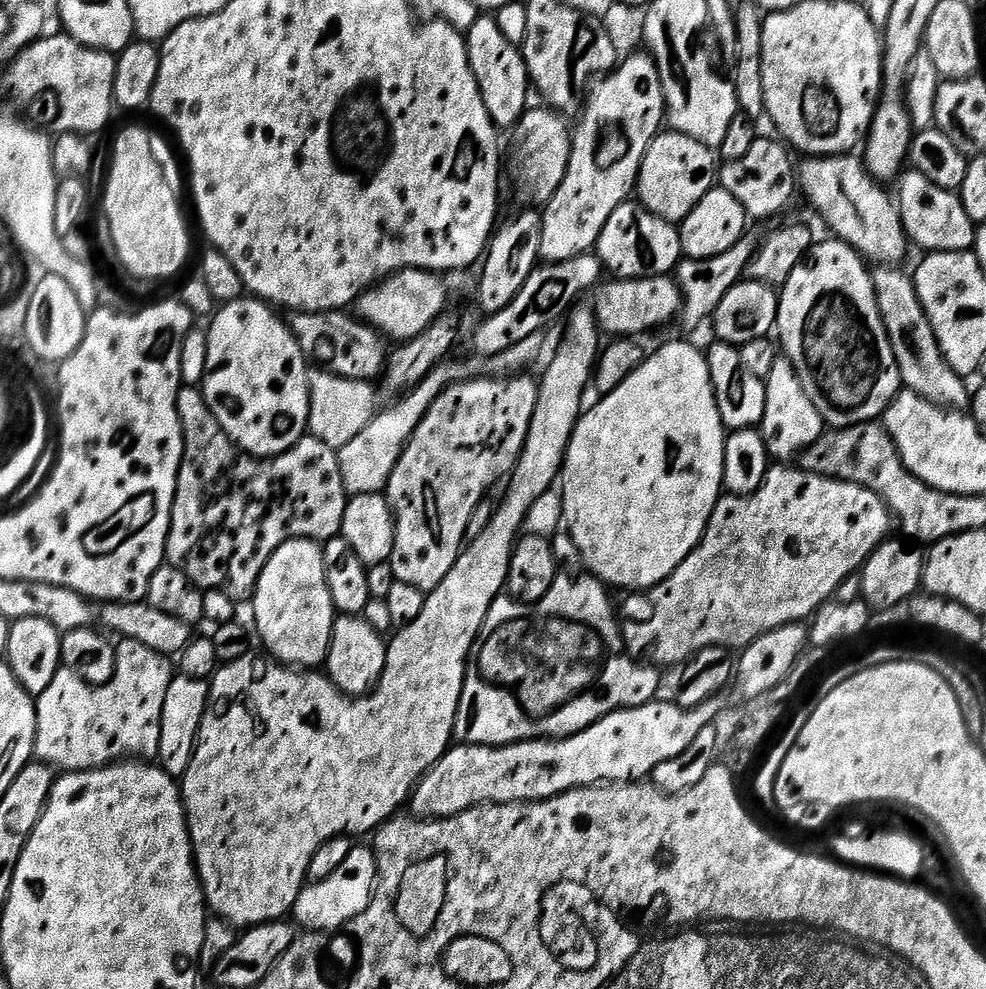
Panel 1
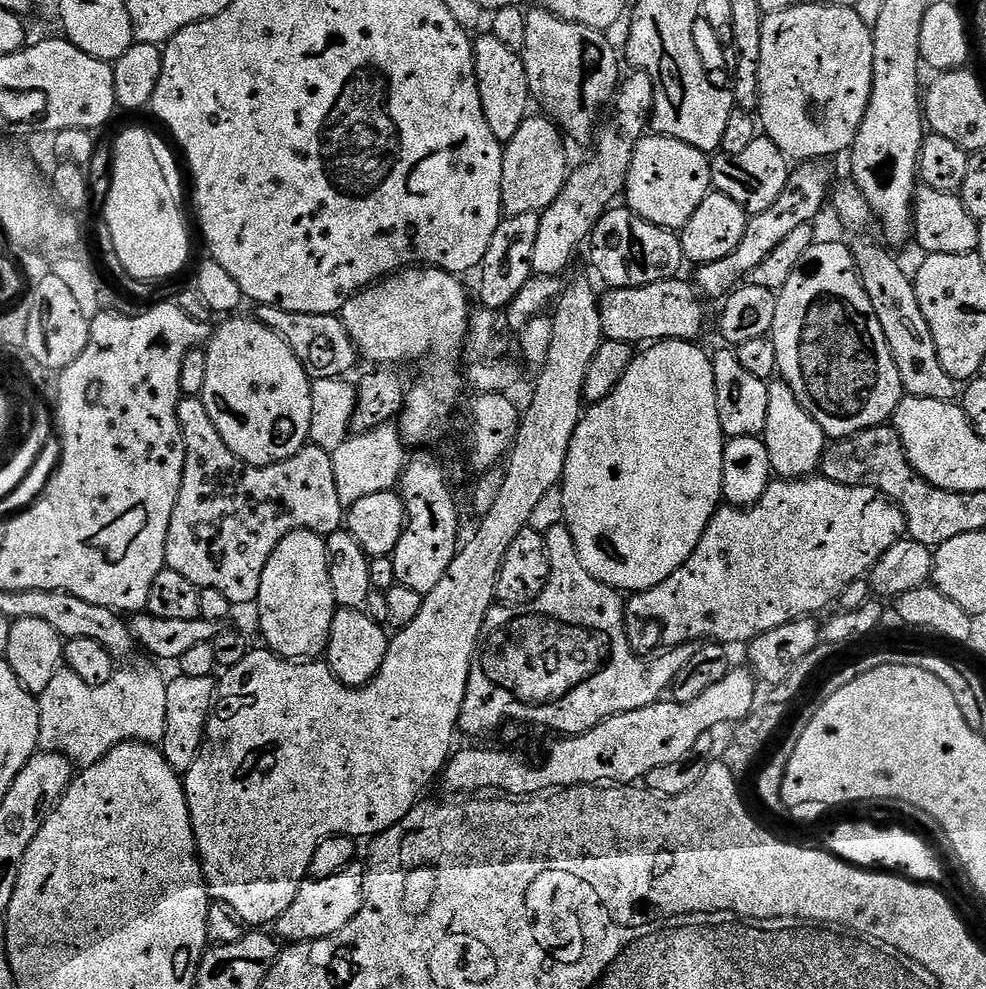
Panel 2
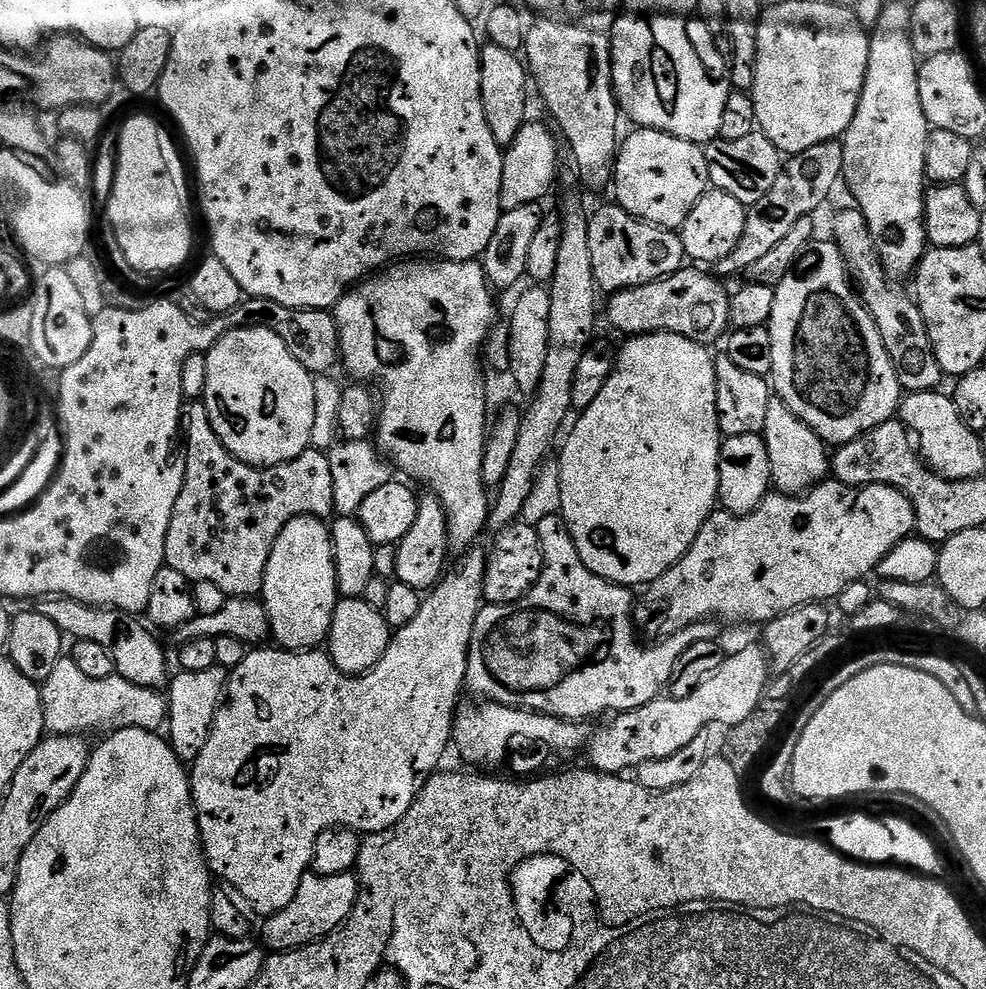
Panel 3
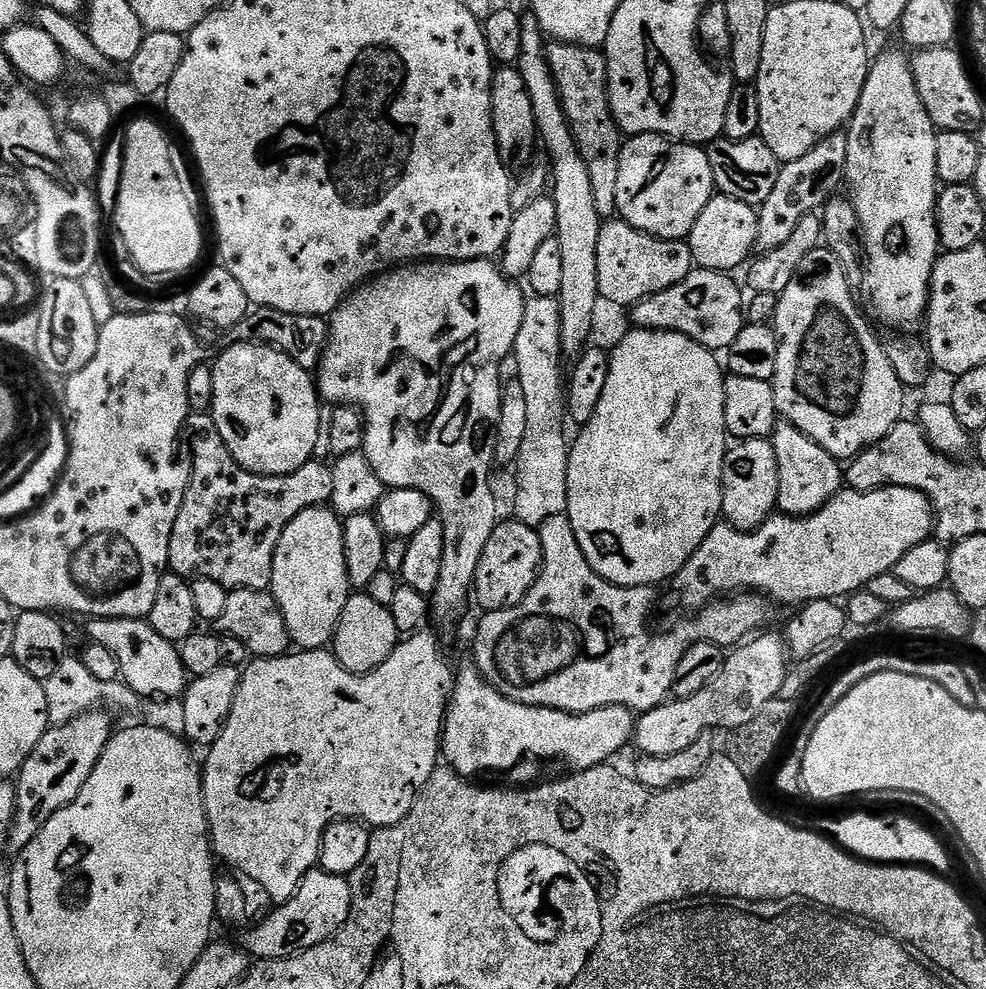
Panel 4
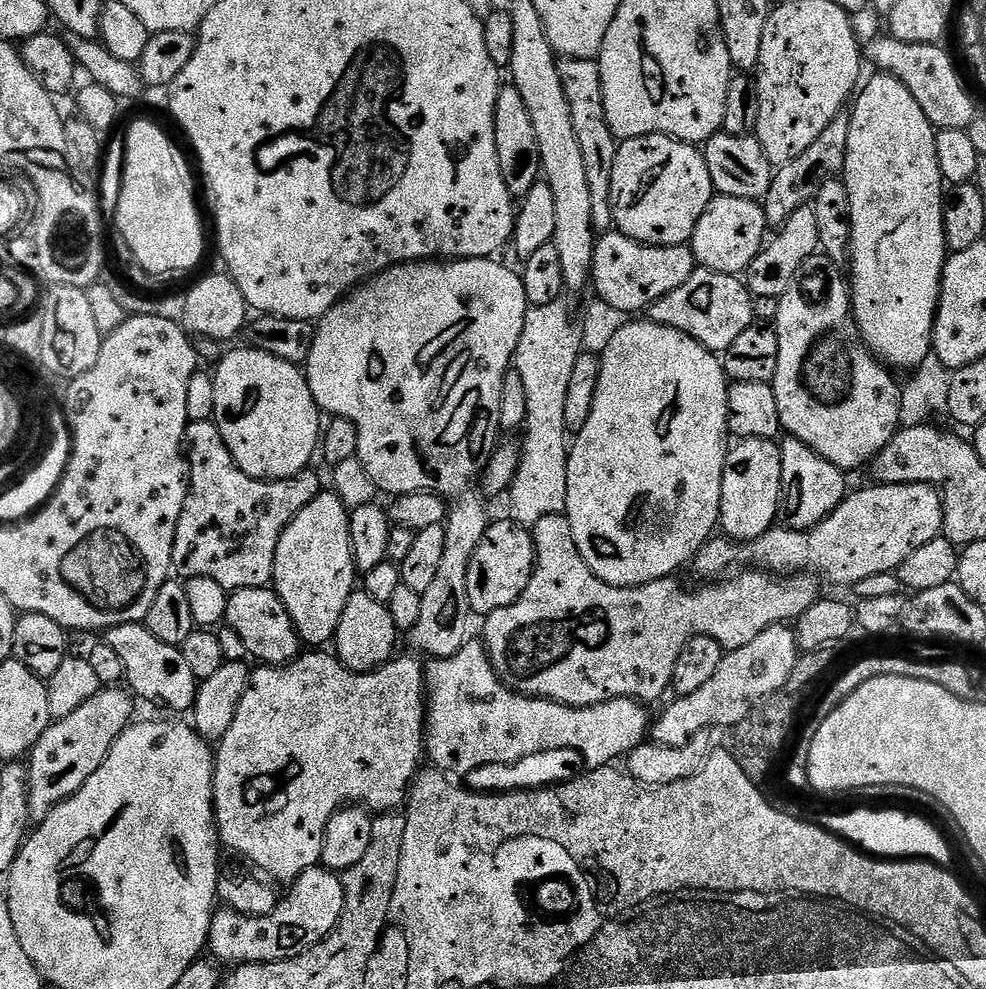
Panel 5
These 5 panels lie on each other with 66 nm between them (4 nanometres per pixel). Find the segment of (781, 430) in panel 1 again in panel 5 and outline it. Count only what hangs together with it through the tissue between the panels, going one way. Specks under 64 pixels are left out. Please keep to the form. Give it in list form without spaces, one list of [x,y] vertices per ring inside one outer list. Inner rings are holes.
[[[784,438],[779,441],[782,458],[782,490],[780,491],[780,510],[778,520],[785,528],[806,529],[818,526],[850,491],[850,485],[844,481],[845,469],[834,466],[822,458],[806,442]]]

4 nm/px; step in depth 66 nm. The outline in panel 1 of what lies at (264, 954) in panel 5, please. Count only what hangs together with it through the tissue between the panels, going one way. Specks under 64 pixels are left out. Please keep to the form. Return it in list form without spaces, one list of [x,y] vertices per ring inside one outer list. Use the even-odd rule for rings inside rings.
[[[353,846],[346,862],[330,874],[330,878],[309,883],[301,888],[291,915],[296,916],[295,923],[301,929],[312,934],[331,934],[350,924],[358,914],[368,911],[372,907],[372,898],[378,883],[376,870],[376,853],[371,847],[360,848]]]

